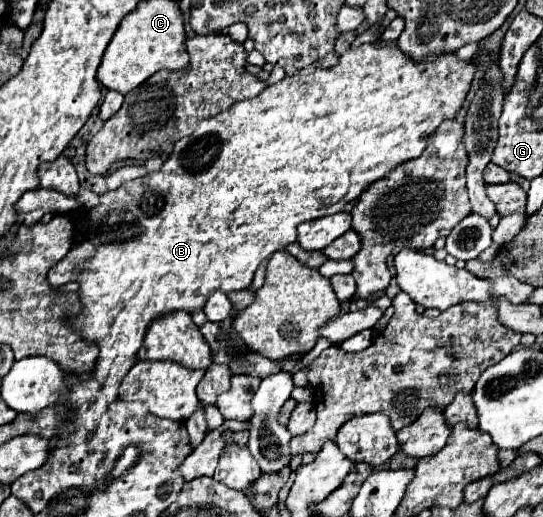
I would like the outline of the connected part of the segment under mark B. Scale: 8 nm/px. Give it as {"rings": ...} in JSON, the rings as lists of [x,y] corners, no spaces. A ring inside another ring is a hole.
{"rings":[[[362,44],[360,48],[348,48],[340,56],[338,64],[334,64],[330,68],[318,68],[312,74],[286,76],[280,82],[266,86],[256,98],[242,100],[242,102],[226,108],[224,112],[216,114],[214,118],[202,120],[192,136],[186,136],[186,138],[176,142],[174,152],[168,156],[168,160],[164,162],[160,172],[150,172],[138,180],[126,182],[118,190],[110,190],[110,192],[102,194],[100,206],[92,208],[88,214],[88,232],[90,232],[90,240],[96,244],[96,254],[80,266],[78,278],[76,278],[76,282],[80,284],[78,294],[80,294],[80,302],[82,302],[82,314],[70,318],[74,328],[82,334],[84,340],[100,346],[100,358],[96,362],[96,368],[94,368],[94,374],[90,380],[82,380],[82,378],[78,378],[78,374],[70,376],[72,392],[60,406],[78,408],[76,418],[70,422],[62,422],[62,426],[60,426],[62,434],[56,440],[52,440],[52,444],[56,444],[62,436],[76,432],[80,428],[86,428],[88,432],[92,432],[96,428],[100,412],[104,412],[110,406],[110,402],[118,400],[120,382],[128,374],[128,370],[134,366],[138,348],[144,340],[148,324],[154,318],[168,314],[168,312],[176,312],[176,310],[194,312],[198,308],[204,308],[206,298],[212,290],[222,290],[226,294],[236,292],[236,290],[246,290],[252,284],[254,272],[262,260],[270,258],[276,250],[284,250],[288,244],[296,242],[296,226],[298,224],[302,224],[306,220],[316,220],[316,218],[322,218],[328,214],[342,212],[352,200],[356,200],[364,190],[368,190],[370,184],[386,178],[388,172],[394,170],[396,166],[400,166],[402,162],[418,158],[426,148],[428,136],[440,126],[440,122],[446,118],[456,118],[456,114],[460,112],[464,98],[470,90],[470,82],[474,80],[474,72],[476,72],[474,60],[460,60],[460,58],[456,58],[456,54],[430,54],[422,62],[414,62],[412,58],[408,58],[398,48],[398,44]]]}

